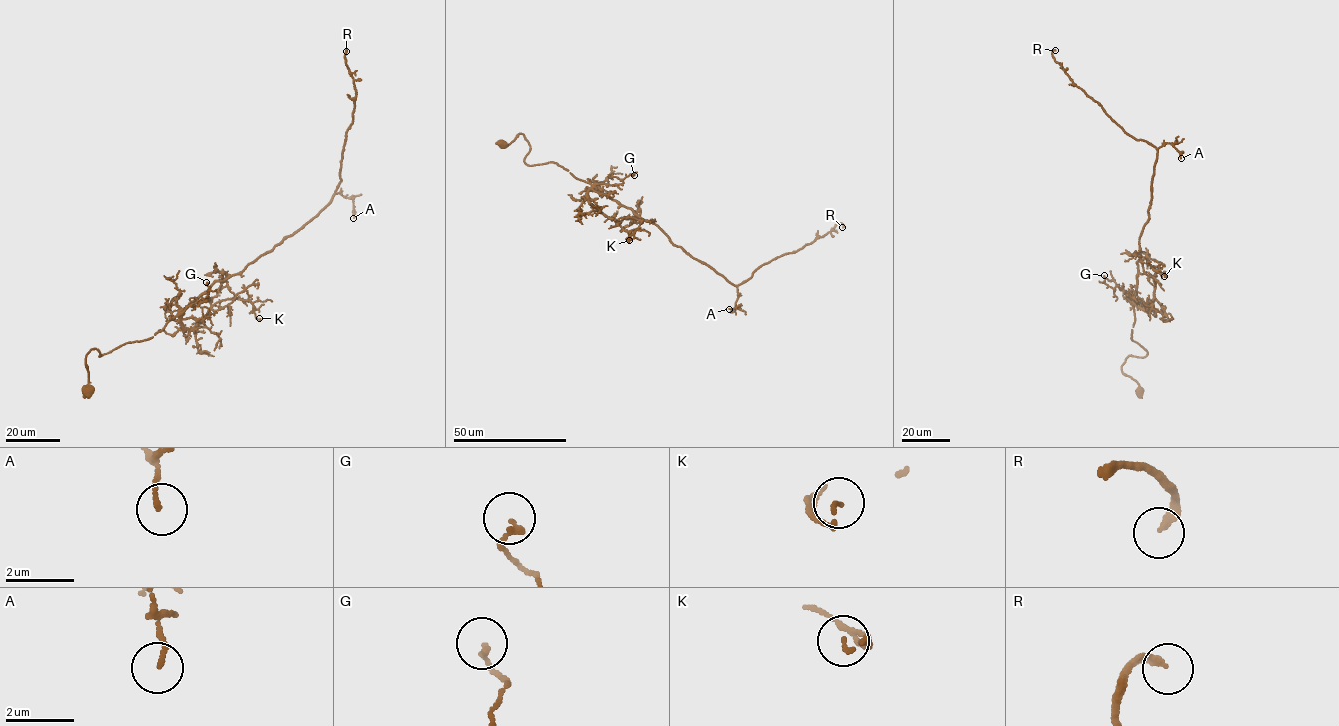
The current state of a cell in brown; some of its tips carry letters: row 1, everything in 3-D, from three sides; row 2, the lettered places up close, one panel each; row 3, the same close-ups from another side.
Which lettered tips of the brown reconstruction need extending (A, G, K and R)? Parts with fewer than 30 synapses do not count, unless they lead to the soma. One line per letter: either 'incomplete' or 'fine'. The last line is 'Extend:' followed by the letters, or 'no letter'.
A: fine
G: fine
K: fine
R: incomplete
Extend: R

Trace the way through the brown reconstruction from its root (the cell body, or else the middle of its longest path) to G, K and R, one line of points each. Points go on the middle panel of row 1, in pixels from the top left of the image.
G: (502, 144), (523, 134), (530, 146), (527, 164), (556, 162), (591, 184), (622, 184), (634, 175)
K: (502, 144), (523, 134), (527, 164), (556, 162), (591, 185), (588, 201), (625, 230), (635, 229), (629, 240)
R: (502, 144), (523, 134), (527, 164), (556, 162), (734, 285), (836, 224), (842, 227)

